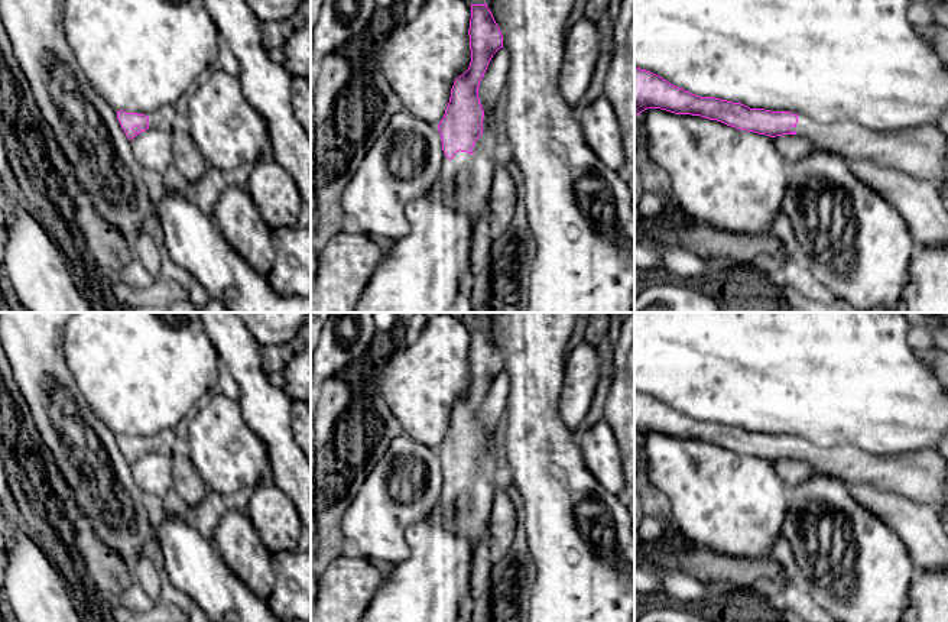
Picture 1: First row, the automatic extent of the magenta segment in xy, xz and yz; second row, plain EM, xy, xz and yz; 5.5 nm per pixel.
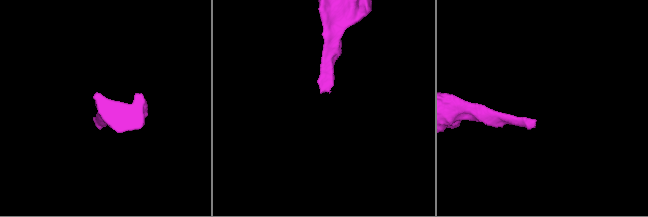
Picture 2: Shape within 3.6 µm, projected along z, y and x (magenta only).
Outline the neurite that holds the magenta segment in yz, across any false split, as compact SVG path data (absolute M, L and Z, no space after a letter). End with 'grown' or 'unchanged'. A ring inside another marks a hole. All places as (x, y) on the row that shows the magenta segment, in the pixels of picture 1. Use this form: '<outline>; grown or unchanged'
M634 68L634 113L639 116L647 108L701 116L770 137L808 137L845 158L867 159L929 181L948 211L948 142L939 119L897 132L873 130L850 119L821 123L796 111L750 108L741 103L699 97L650 71Z; grown

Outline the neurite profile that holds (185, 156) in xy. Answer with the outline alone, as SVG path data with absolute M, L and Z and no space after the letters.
M178 123L172 129L172 165L184 175L189 182L198 182L210 165L195 146L186 126Z

